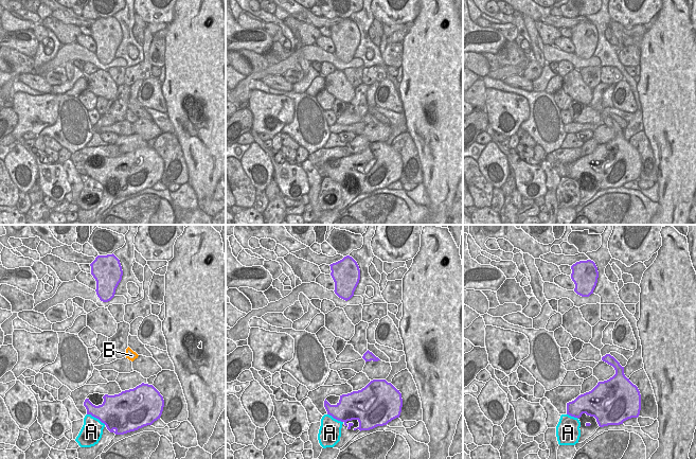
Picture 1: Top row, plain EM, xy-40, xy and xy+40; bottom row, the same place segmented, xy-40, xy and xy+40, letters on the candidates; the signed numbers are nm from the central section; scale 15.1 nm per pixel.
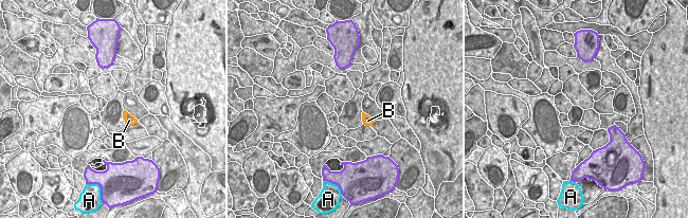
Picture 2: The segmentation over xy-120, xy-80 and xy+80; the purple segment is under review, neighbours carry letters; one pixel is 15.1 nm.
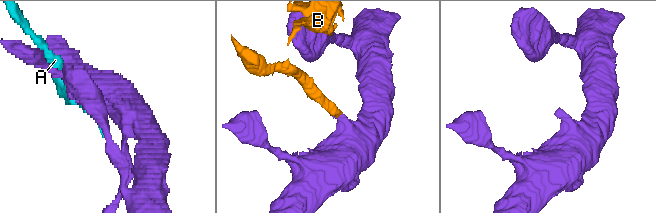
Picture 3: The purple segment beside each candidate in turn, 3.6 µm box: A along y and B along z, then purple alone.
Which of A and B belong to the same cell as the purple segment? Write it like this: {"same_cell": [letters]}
{"same_cell": []}

